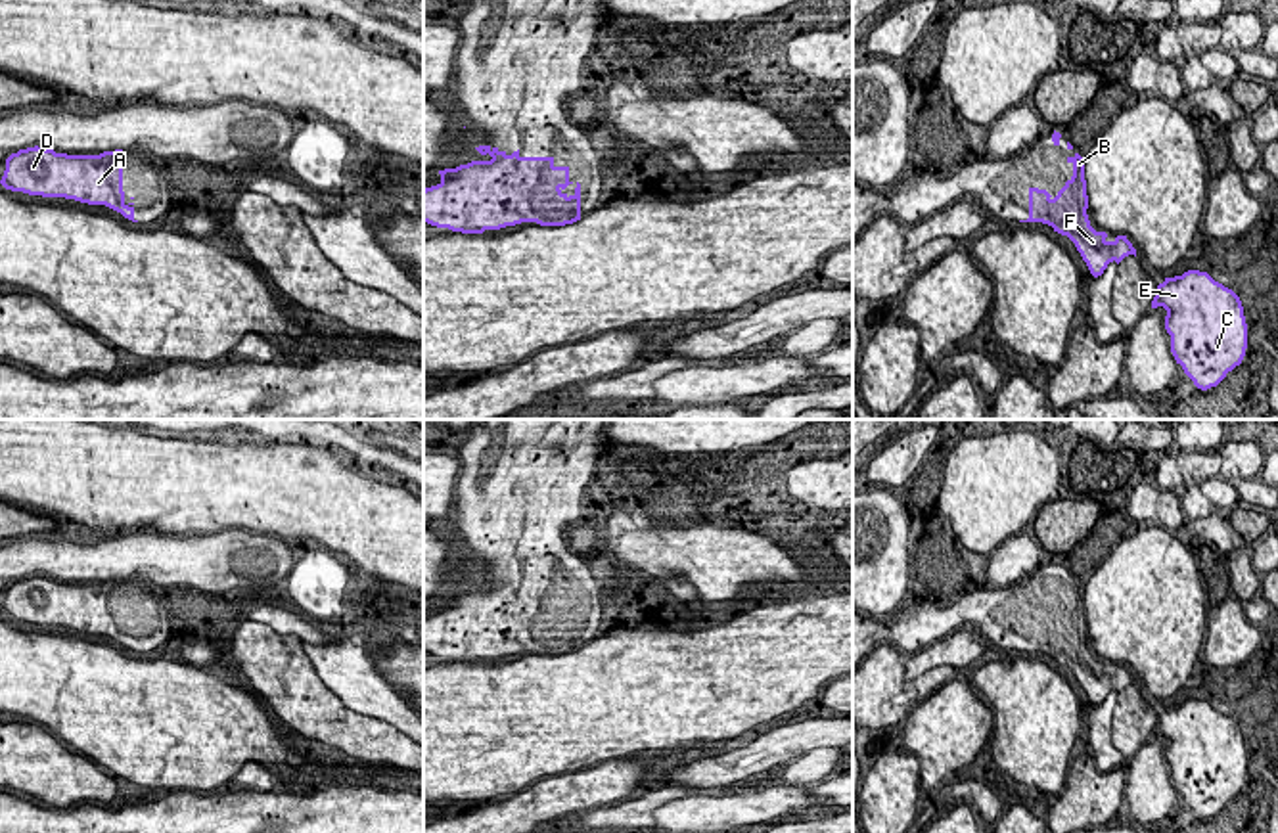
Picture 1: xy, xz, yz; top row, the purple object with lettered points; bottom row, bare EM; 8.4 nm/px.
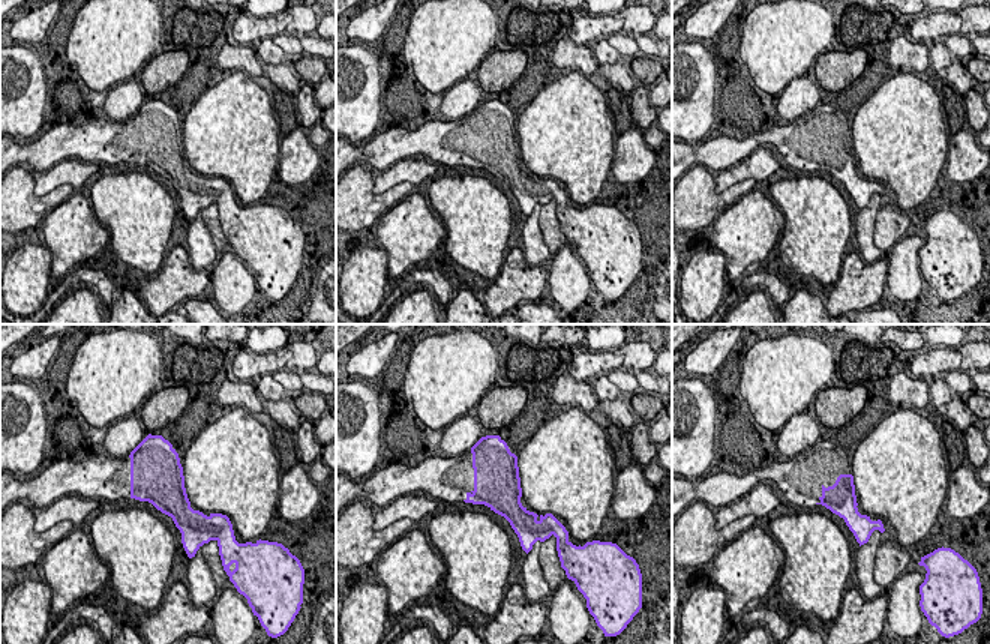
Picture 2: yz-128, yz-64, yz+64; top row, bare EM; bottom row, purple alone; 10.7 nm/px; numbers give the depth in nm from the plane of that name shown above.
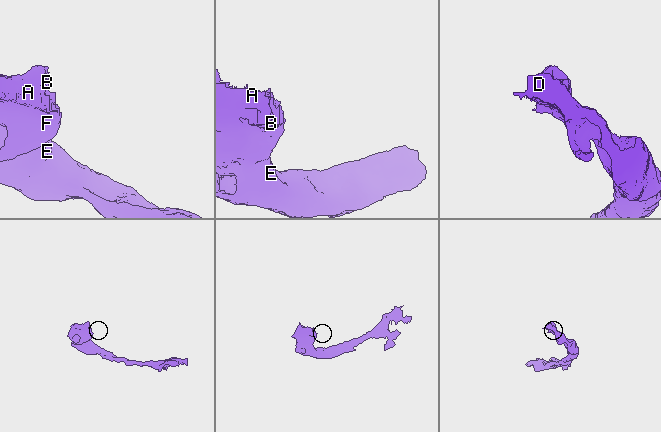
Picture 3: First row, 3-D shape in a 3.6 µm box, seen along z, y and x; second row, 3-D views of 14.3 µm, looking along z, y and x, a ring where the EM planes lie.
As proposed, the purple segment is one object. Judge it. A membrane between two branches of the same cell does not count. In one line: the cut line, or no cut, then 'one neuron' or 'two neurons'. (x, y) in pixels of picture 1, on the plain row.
cut none; one neuron

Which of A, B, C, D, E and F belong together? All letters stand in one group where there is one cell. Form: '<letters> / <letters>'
A B C D E F

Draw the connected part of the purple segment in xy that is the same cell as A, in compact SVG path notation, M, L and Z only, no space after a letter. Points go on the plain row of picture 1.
M27 576L6 588L0 613L11 620L42 626L65 626L88 634L105 634L134 647L134 632L125 632L123 578L100 584L67 584L44 576Z

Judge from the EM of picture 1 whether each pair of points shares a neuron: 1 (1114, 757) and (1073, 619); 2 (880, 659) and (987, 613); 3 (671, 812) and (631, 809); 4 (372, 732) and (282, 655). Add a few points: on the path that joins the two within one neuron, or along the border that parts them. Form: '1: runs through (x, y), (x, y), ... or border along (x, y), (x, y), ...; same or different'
1: border along (1118, 692), (1112, 690), (1095, 707); different
2: border along (872, 648), (891, 644), (903, 655); different
3: border along (690, 791), (660, 805), (652, 812); different
4: runs through (347, 730), (296, 680); same

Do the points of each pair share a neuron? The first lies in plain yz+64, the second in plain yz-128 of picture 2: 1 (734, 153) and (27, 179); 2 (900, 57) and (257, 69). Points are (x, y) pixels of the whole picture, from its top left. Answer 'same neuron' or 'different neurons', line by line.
1: different neurons
2: same neuron

